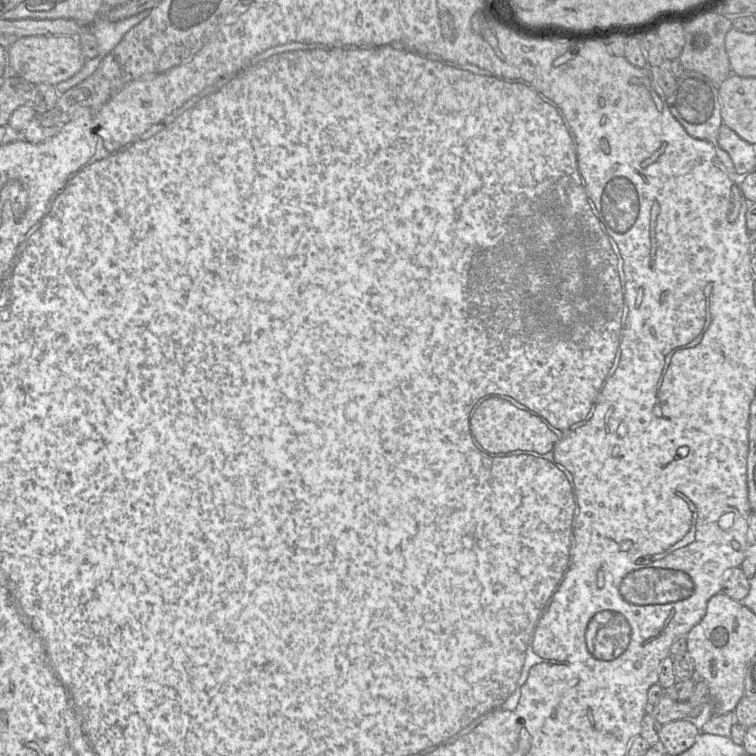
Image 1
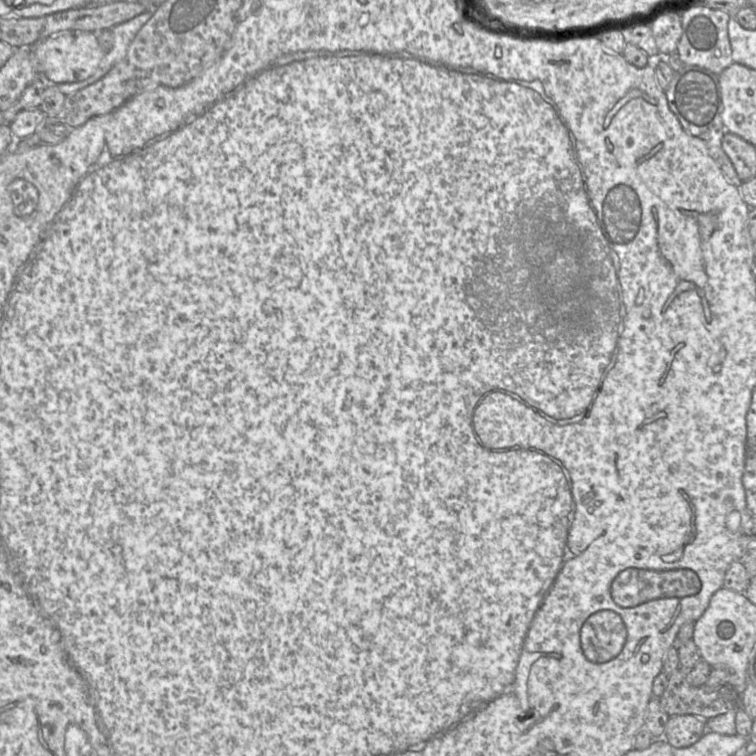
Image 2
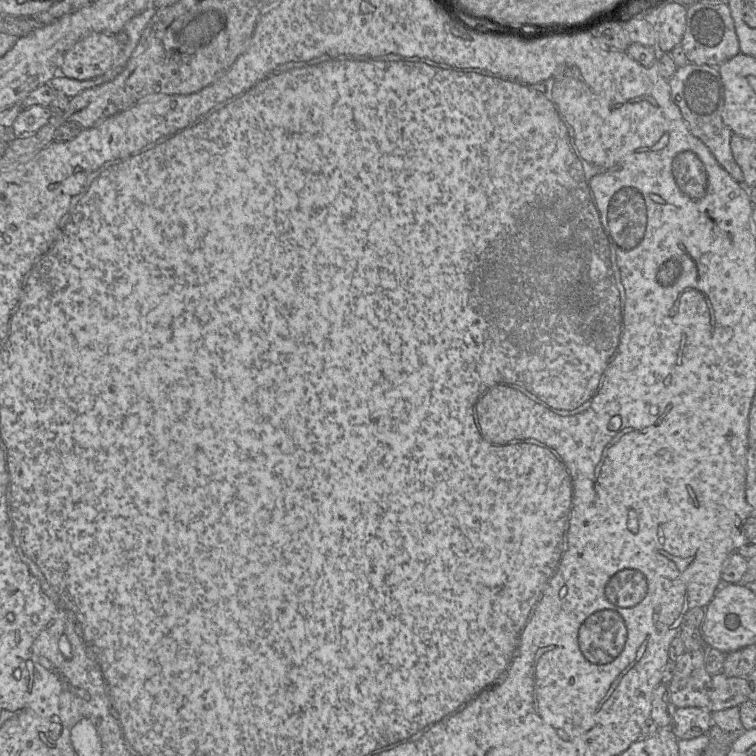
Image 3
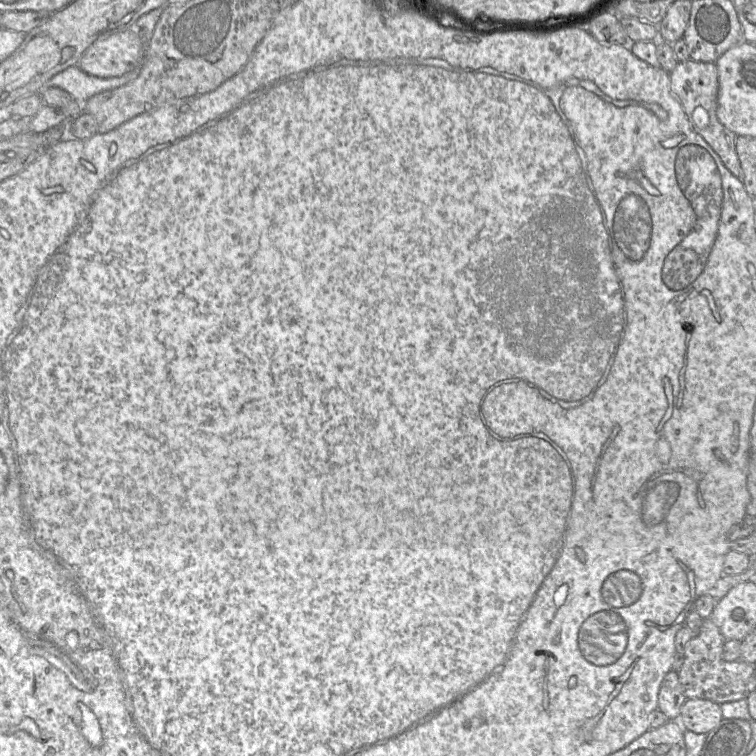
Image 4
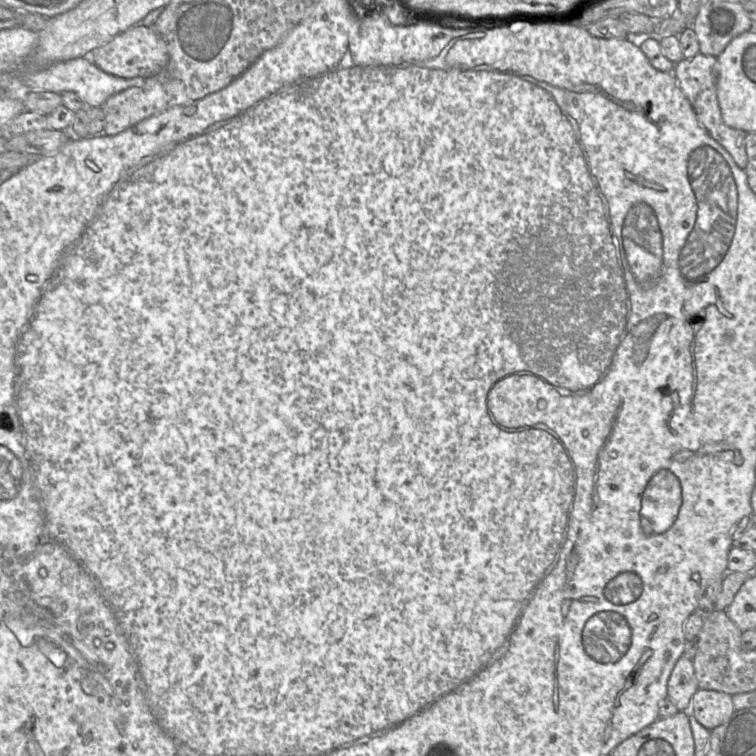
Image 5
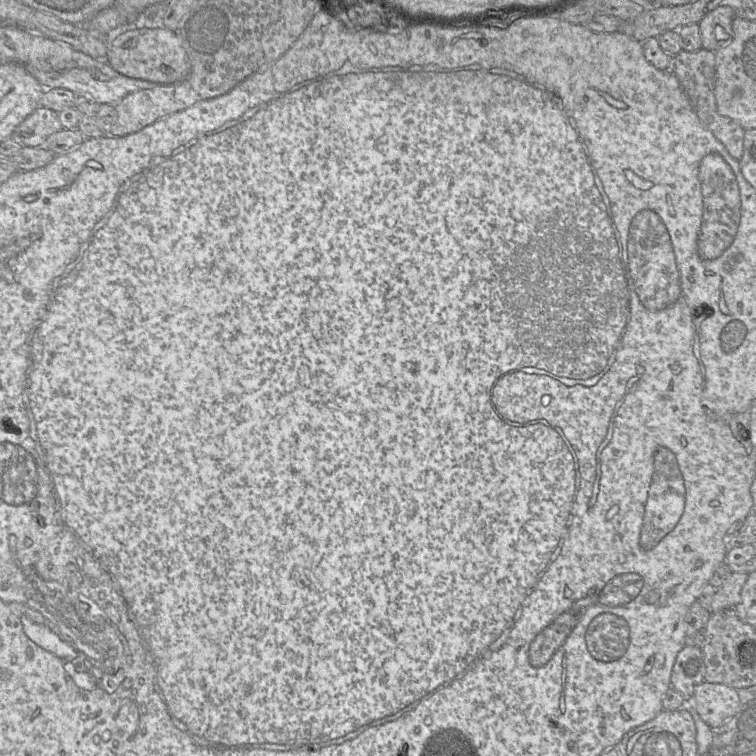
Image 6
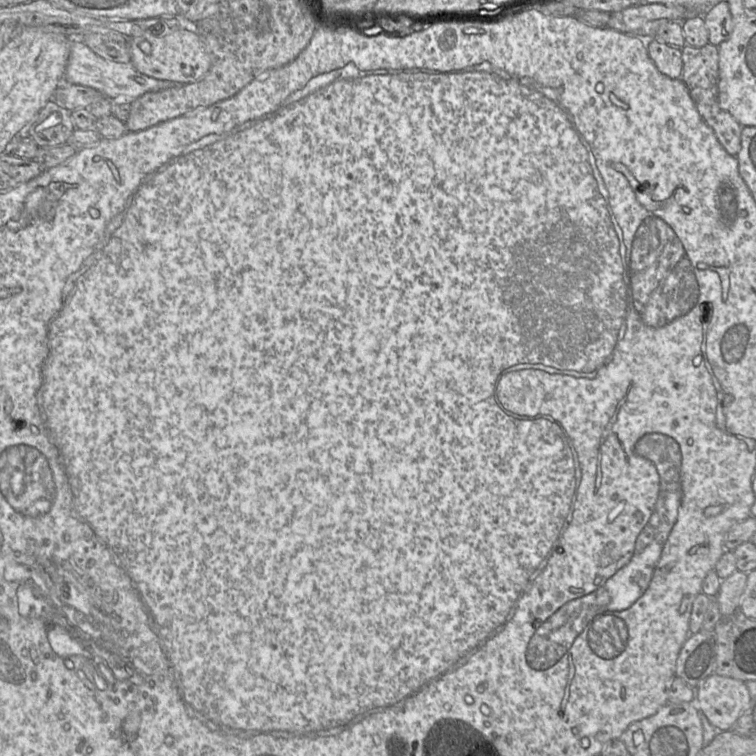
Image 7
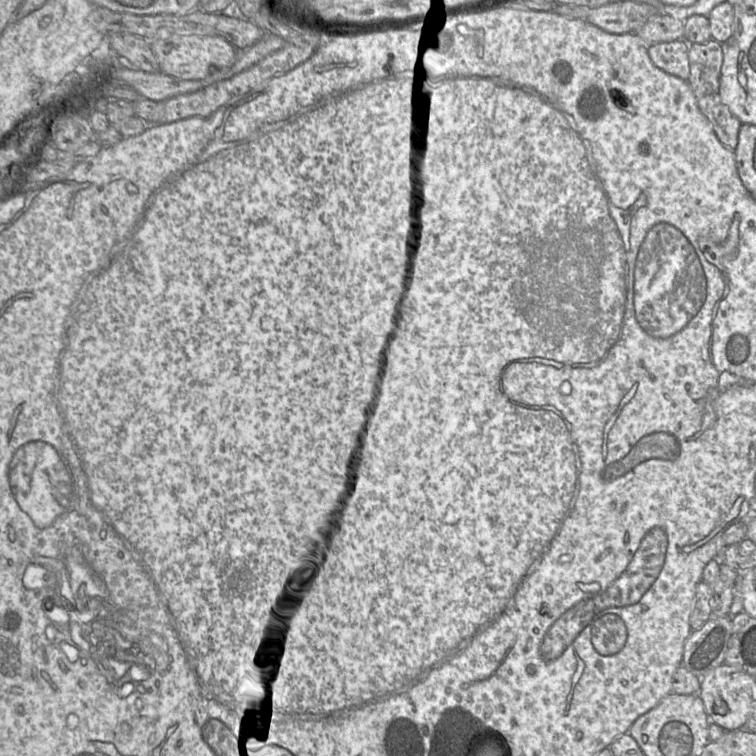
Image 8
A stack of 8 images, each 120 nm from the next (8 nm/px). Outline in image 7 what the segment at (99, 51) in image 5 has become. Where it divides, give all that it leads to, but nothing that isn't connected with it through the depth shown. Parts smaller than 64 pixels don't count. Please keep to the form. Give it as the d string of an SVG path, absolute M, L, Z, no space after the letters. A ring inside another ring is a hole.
M186 29L165 36L143 35L129 38L132 66L151 78L180 84L193 83L205 76L211 66L200 36Z

